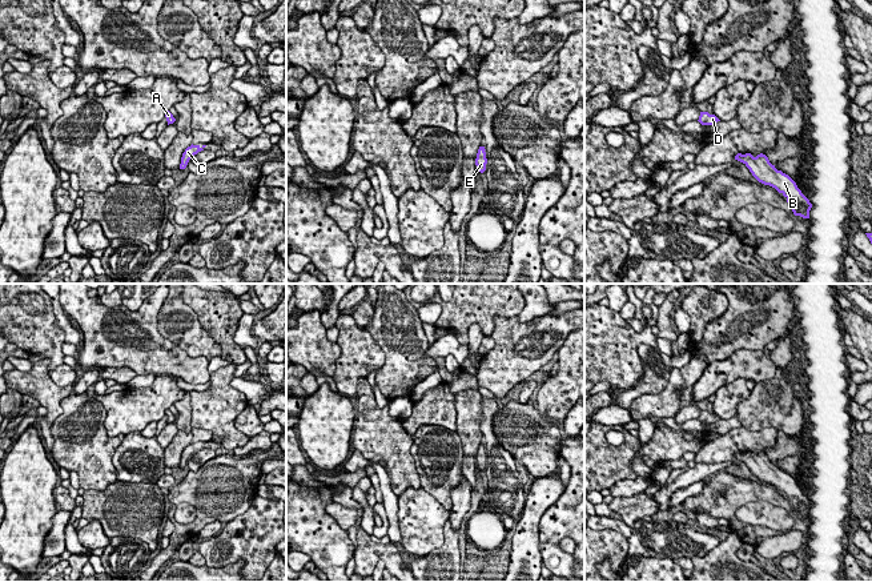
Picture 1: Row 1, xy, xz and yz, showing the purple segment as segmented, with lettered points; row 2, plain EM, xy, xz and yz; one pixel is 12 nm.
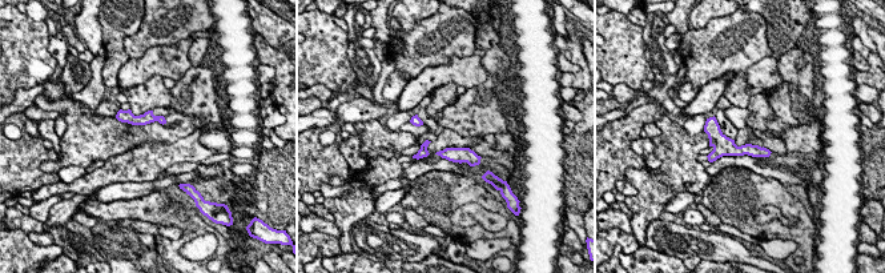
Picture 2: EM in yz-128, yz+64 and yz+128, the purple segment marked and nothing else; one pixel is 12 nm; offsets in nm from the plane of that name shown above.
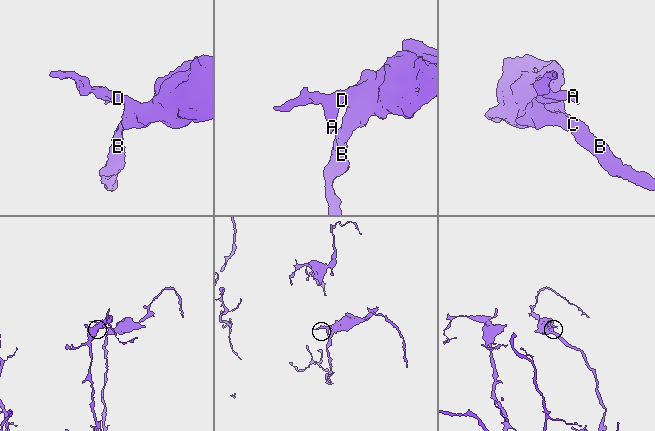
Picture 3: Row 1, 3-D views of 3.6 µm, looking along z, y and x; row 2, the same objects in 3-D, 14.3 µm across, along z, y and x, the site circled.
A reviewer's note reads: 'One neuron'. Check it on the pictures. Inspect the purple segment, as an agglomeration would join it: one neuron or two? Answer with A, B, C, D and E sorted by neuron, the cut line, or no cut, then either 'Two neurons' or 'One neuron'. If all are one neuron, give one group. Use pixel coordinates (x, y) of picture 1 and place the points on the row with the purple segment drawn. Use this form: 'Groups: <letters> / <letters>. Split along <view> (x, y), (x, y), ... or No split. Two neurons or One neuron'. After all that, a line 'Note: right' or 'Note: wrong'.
Groups: A B C D E. No split. One neuron
Note: right

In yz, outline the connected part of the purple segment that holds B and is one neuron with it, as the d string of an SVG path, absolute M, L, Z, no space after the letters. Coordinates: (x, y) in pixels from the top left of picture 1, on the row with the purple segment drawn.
M738 153L735 160L743 162L752 176L762 184L775 188L789 204L795 216L809 218L812 204L797 188L796 182L772 165L763 153L754 157L751 153Z

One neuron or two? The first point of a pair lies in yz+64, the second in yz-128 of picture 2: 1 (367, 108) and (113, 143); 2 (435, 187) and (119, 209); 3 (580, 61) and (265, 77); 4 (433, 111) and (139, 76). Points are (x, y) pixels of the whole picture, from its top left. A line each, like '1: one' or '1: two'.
1: two
2: one
3: two
4: two

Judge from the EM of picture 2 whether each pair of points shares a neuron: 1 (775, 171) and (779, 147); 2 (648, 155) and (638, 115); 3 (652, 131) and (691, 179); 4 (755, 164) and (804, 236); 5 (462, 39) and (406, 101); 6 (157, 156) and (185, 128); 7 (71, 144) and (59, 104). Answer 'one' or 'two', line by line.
1: two
2: two
3: two
4: two
5: two
6: two
7: one

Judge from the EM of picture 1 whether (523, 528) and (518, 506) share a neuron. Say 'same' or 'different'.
different

